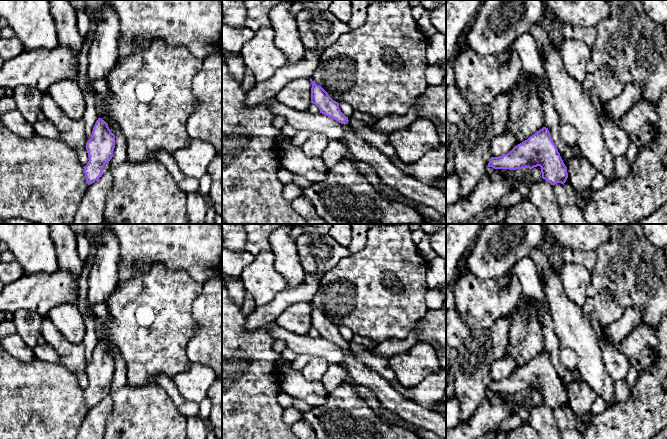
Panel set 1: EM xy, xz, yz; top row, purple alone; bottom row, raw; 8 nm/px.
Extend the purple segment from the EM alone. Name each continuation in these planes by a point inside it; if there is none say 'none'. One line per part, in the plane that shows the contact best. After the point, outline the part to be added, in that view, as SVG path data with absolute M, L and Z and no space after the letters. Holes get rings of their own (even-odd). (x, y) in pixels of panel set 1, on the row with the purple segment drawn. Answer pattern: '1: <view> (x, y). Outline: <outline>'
1: xz (391, 175). Outline: M349 121L343 125L347 130L344 141L351 158L367 163L384 184L392 187L407 199L433 208L446 217L445 193L406 175L400 167L397 167L384 154L359 138L354 133Z

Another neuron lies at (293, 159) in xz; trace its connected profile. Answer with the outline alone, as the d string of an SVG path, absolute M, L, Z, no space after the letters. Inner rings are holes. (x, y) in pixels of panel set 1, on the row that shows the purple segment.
M291 144L282 150L280 164L282 169L302 175L311 183L325 181L329 171L321 157L309 157L301 148Z

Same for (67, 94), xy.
M65 79L54 82L48 87L47 92L69 118L74 120L82 119L86 103L83 93L75 80Z

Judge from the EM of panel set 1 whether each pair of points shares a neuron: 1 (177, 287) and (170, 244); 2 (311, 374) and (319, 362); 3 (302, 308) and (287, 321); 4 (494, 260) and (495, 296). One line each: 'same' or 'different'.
1: different
2: same
3: same
4: different

